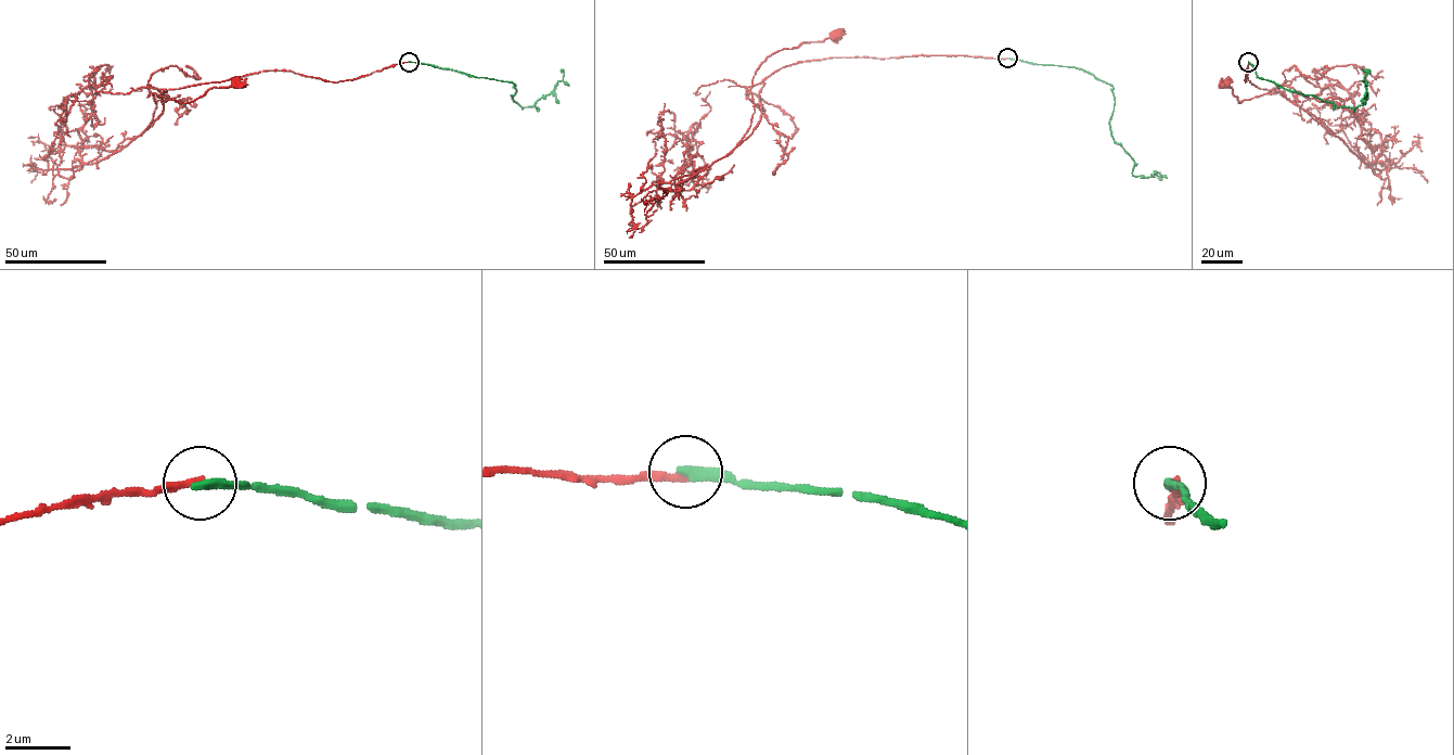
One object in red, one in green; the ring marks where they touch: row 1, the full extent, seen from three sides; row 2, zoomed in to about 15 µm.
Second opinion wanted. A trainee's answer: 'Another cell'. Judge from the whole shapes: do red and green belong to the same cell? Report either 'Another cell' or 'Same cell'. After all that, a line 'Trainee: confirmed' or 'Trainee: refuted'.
Another cell
Trainee: confirmed

